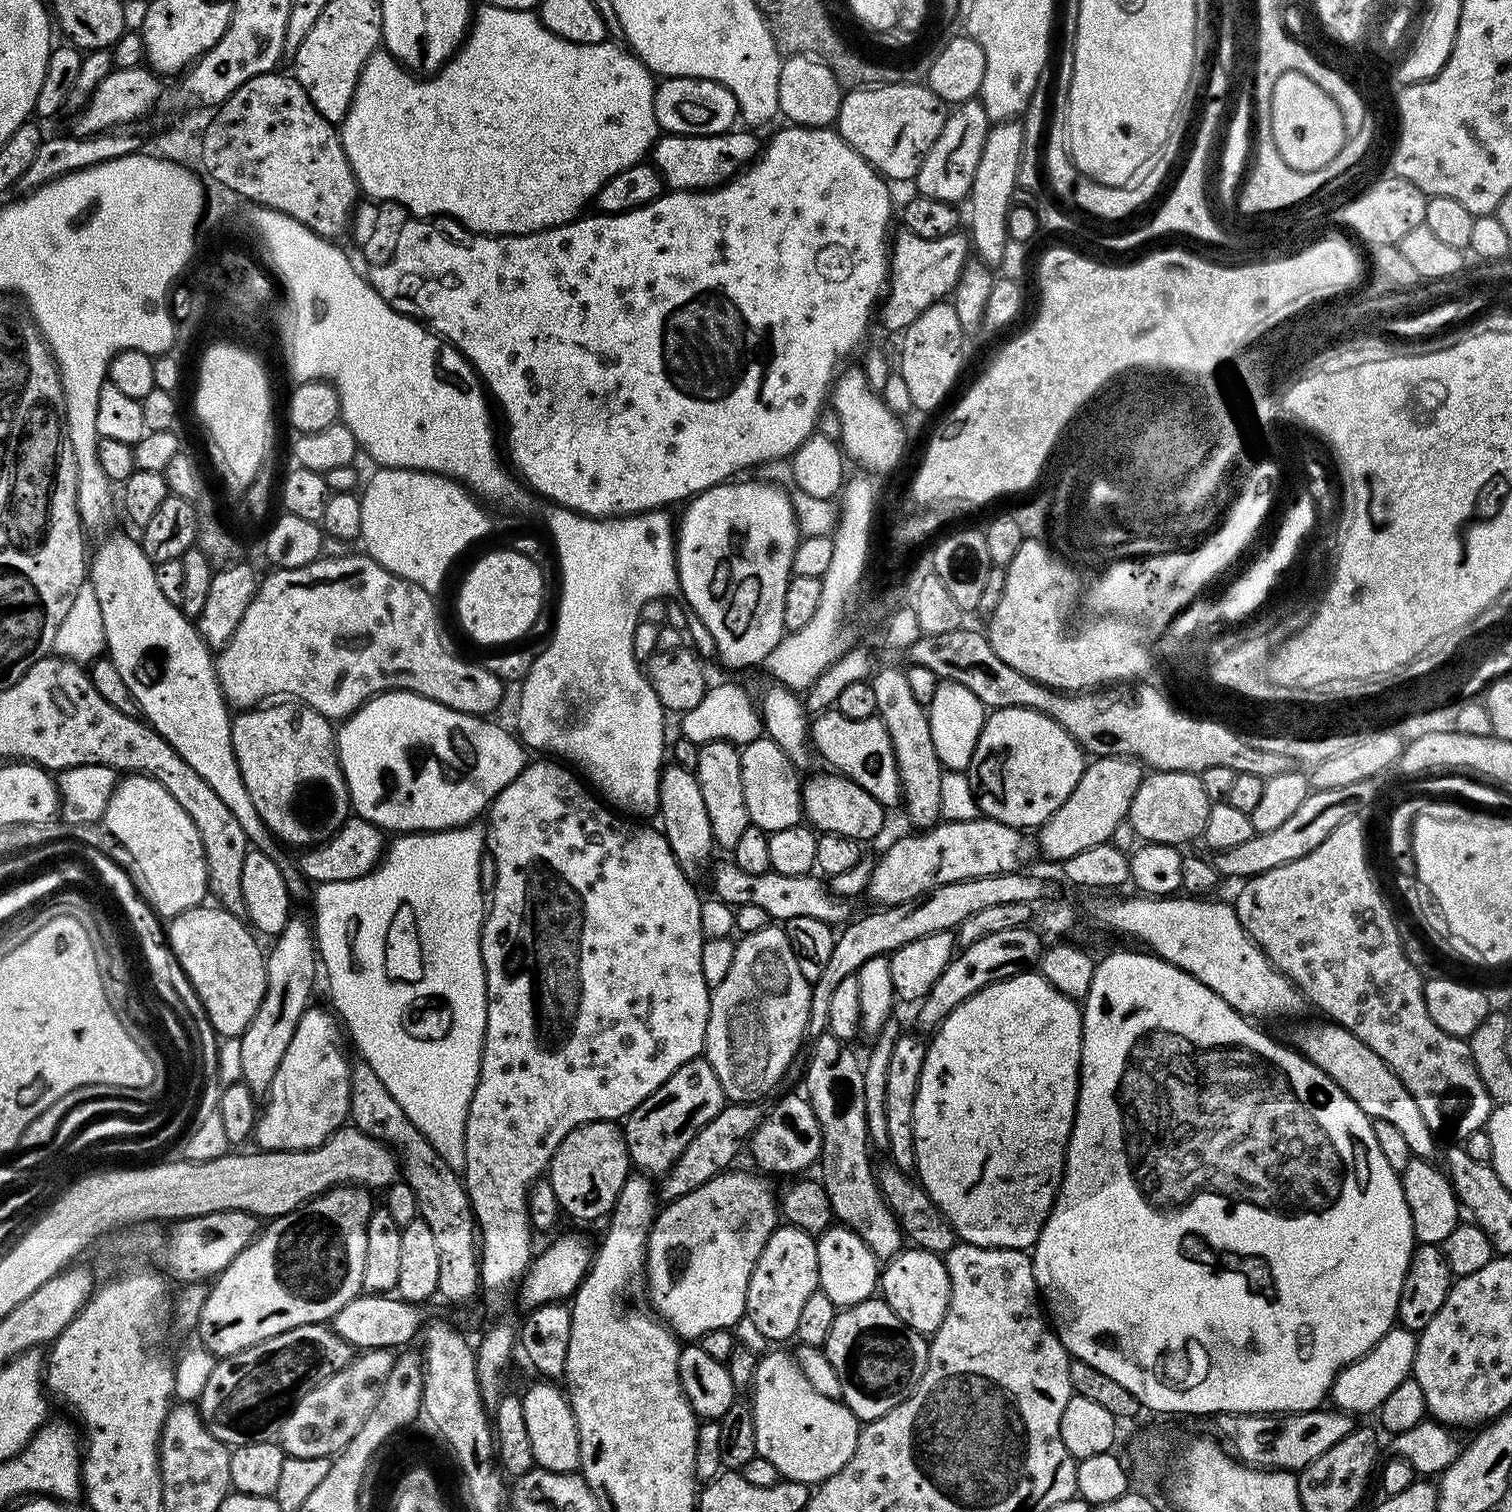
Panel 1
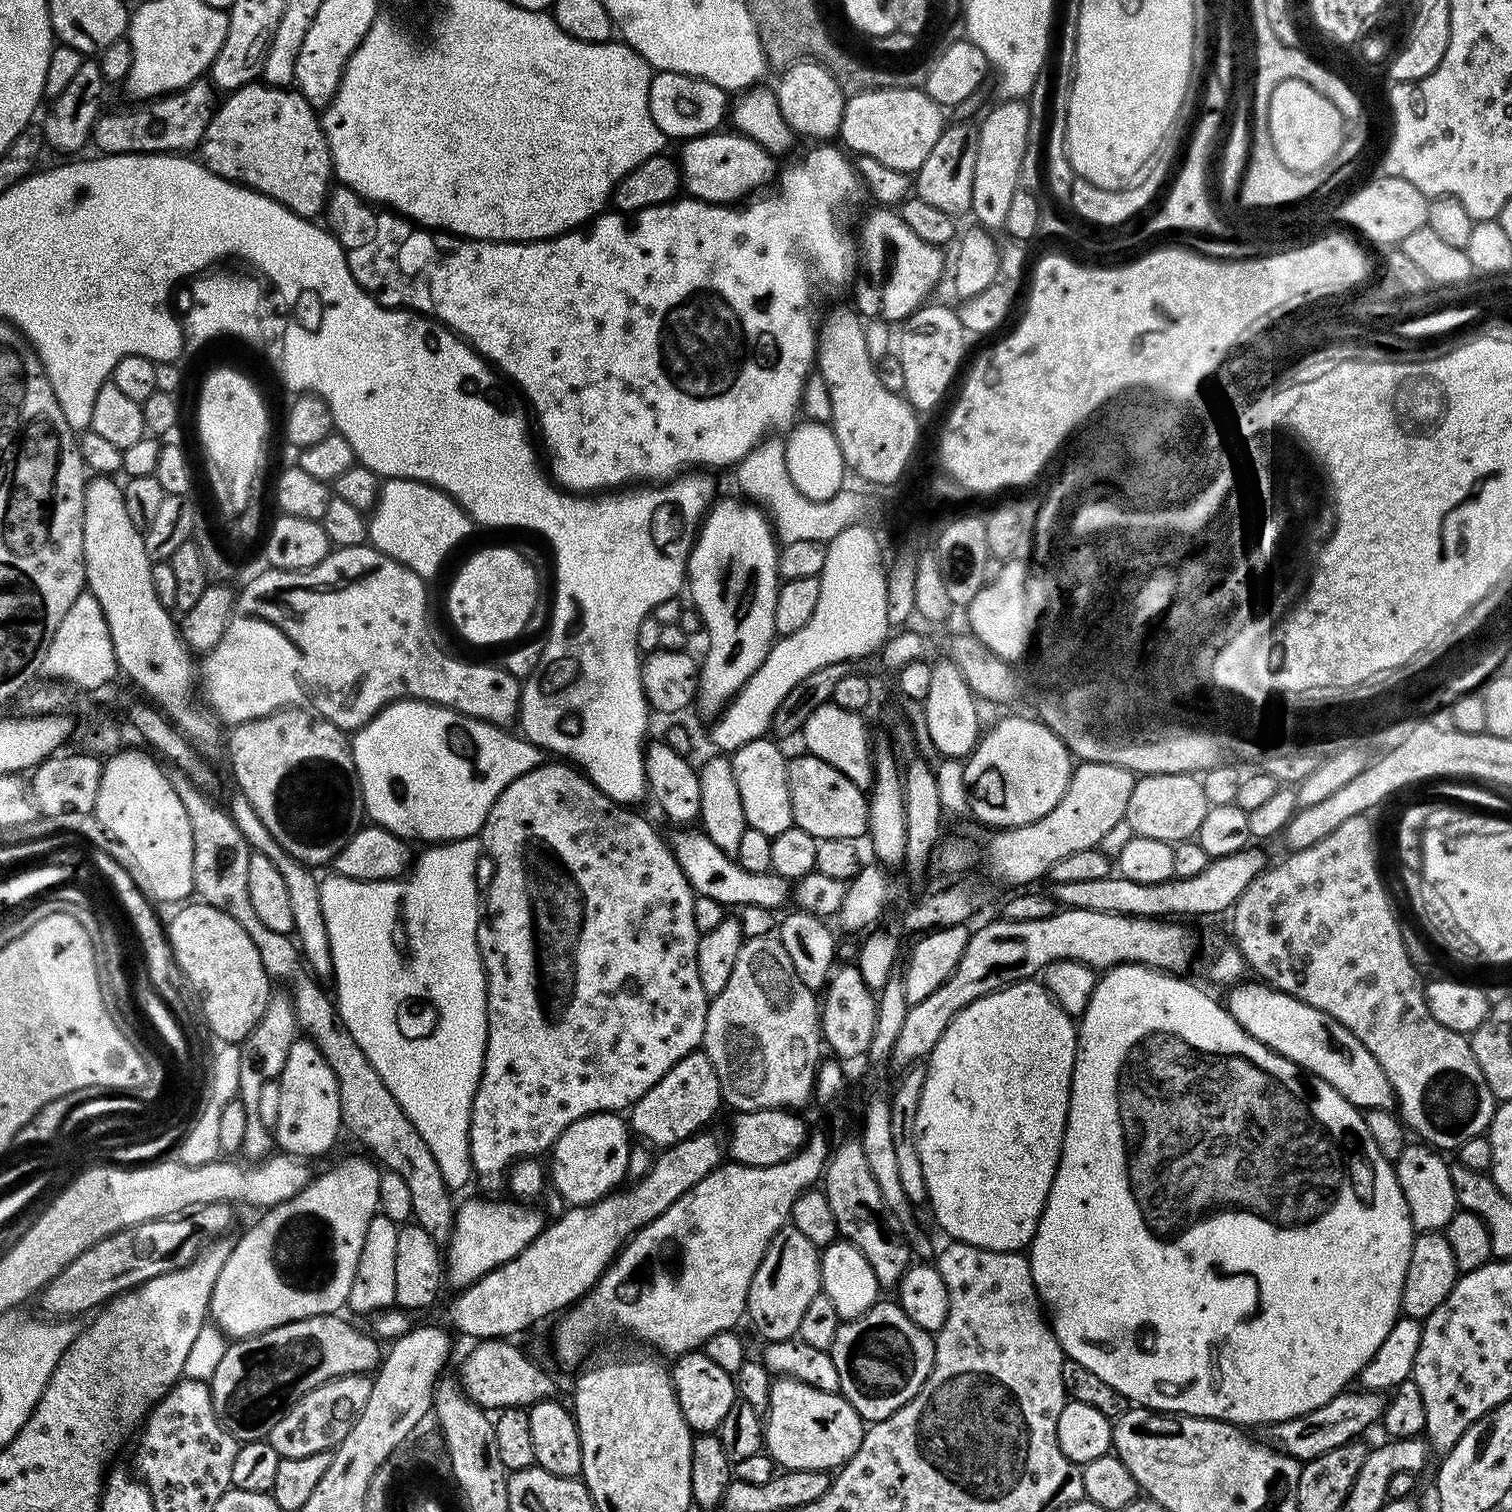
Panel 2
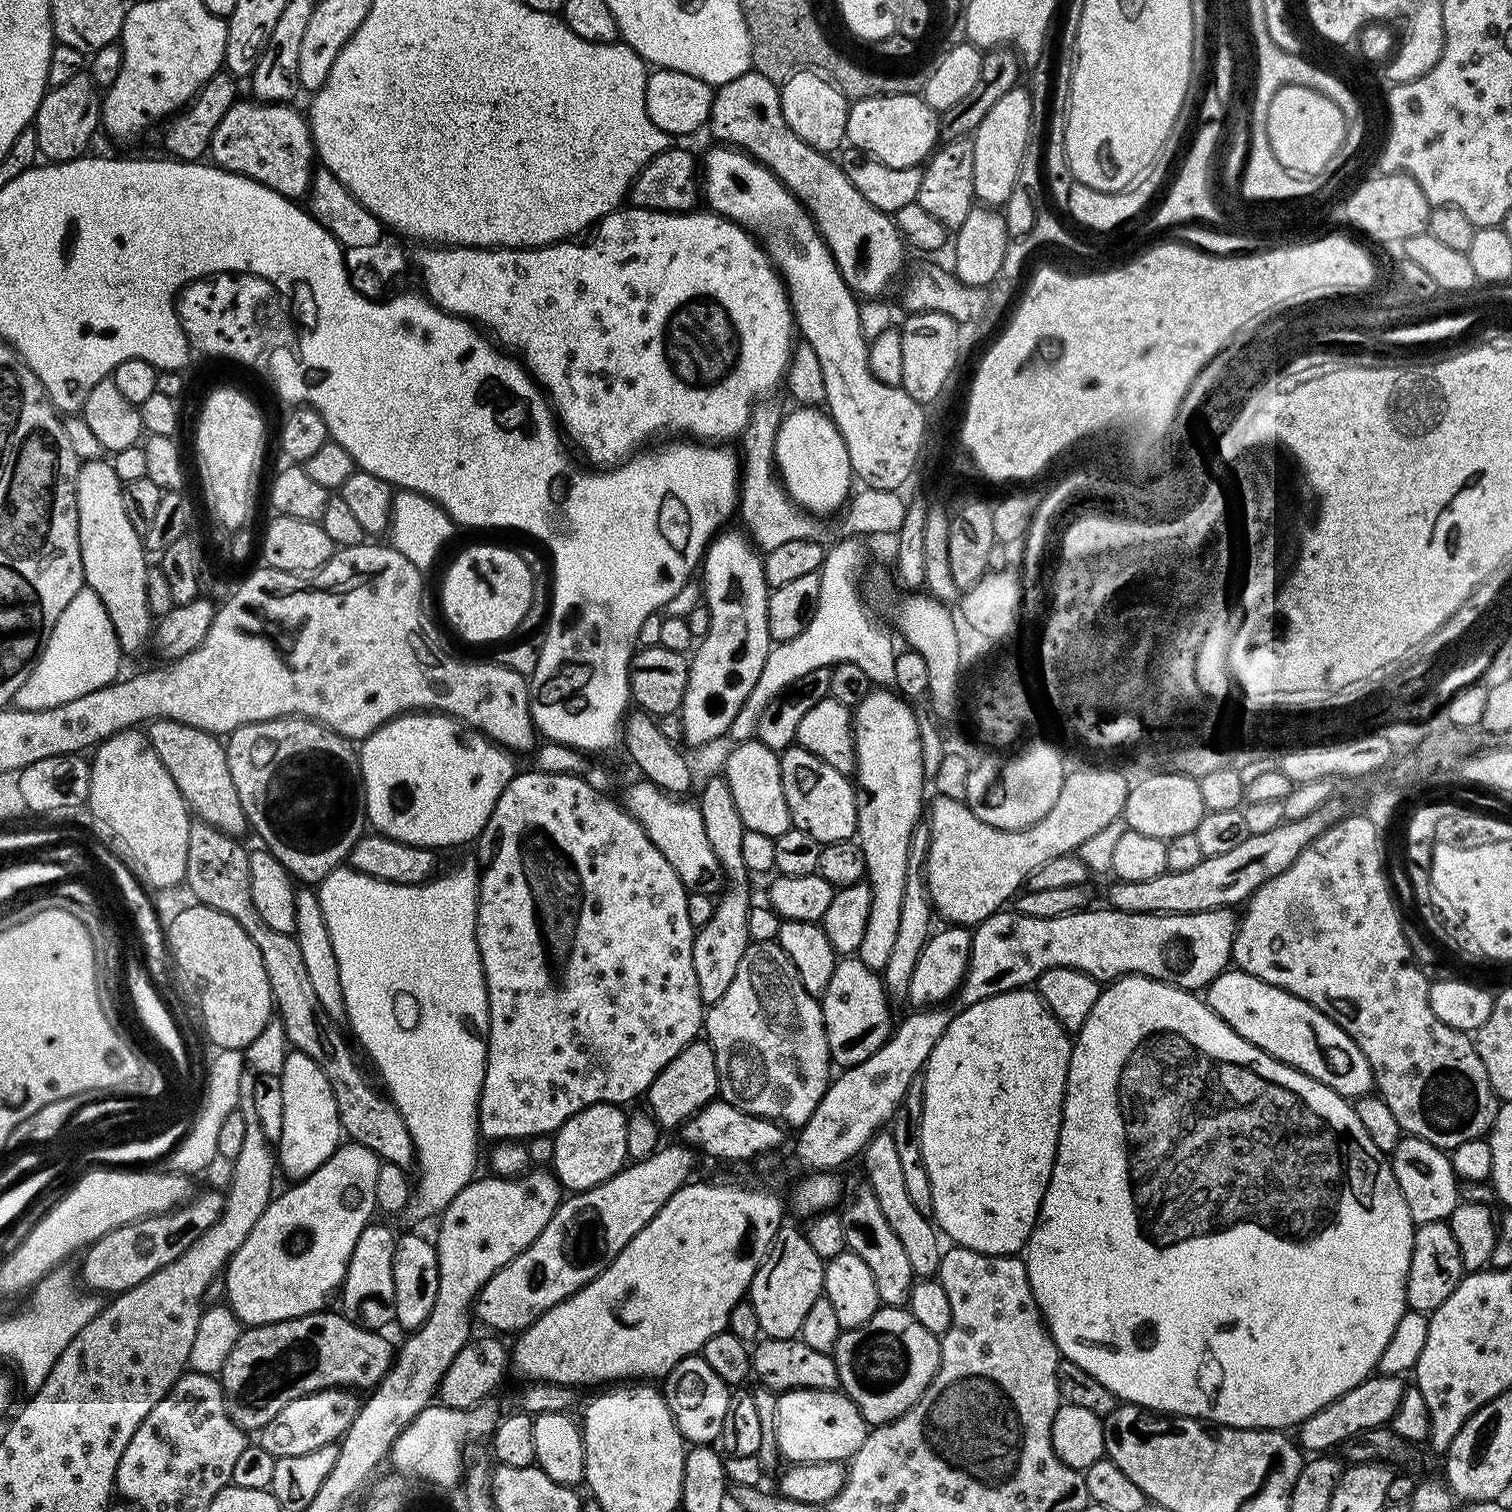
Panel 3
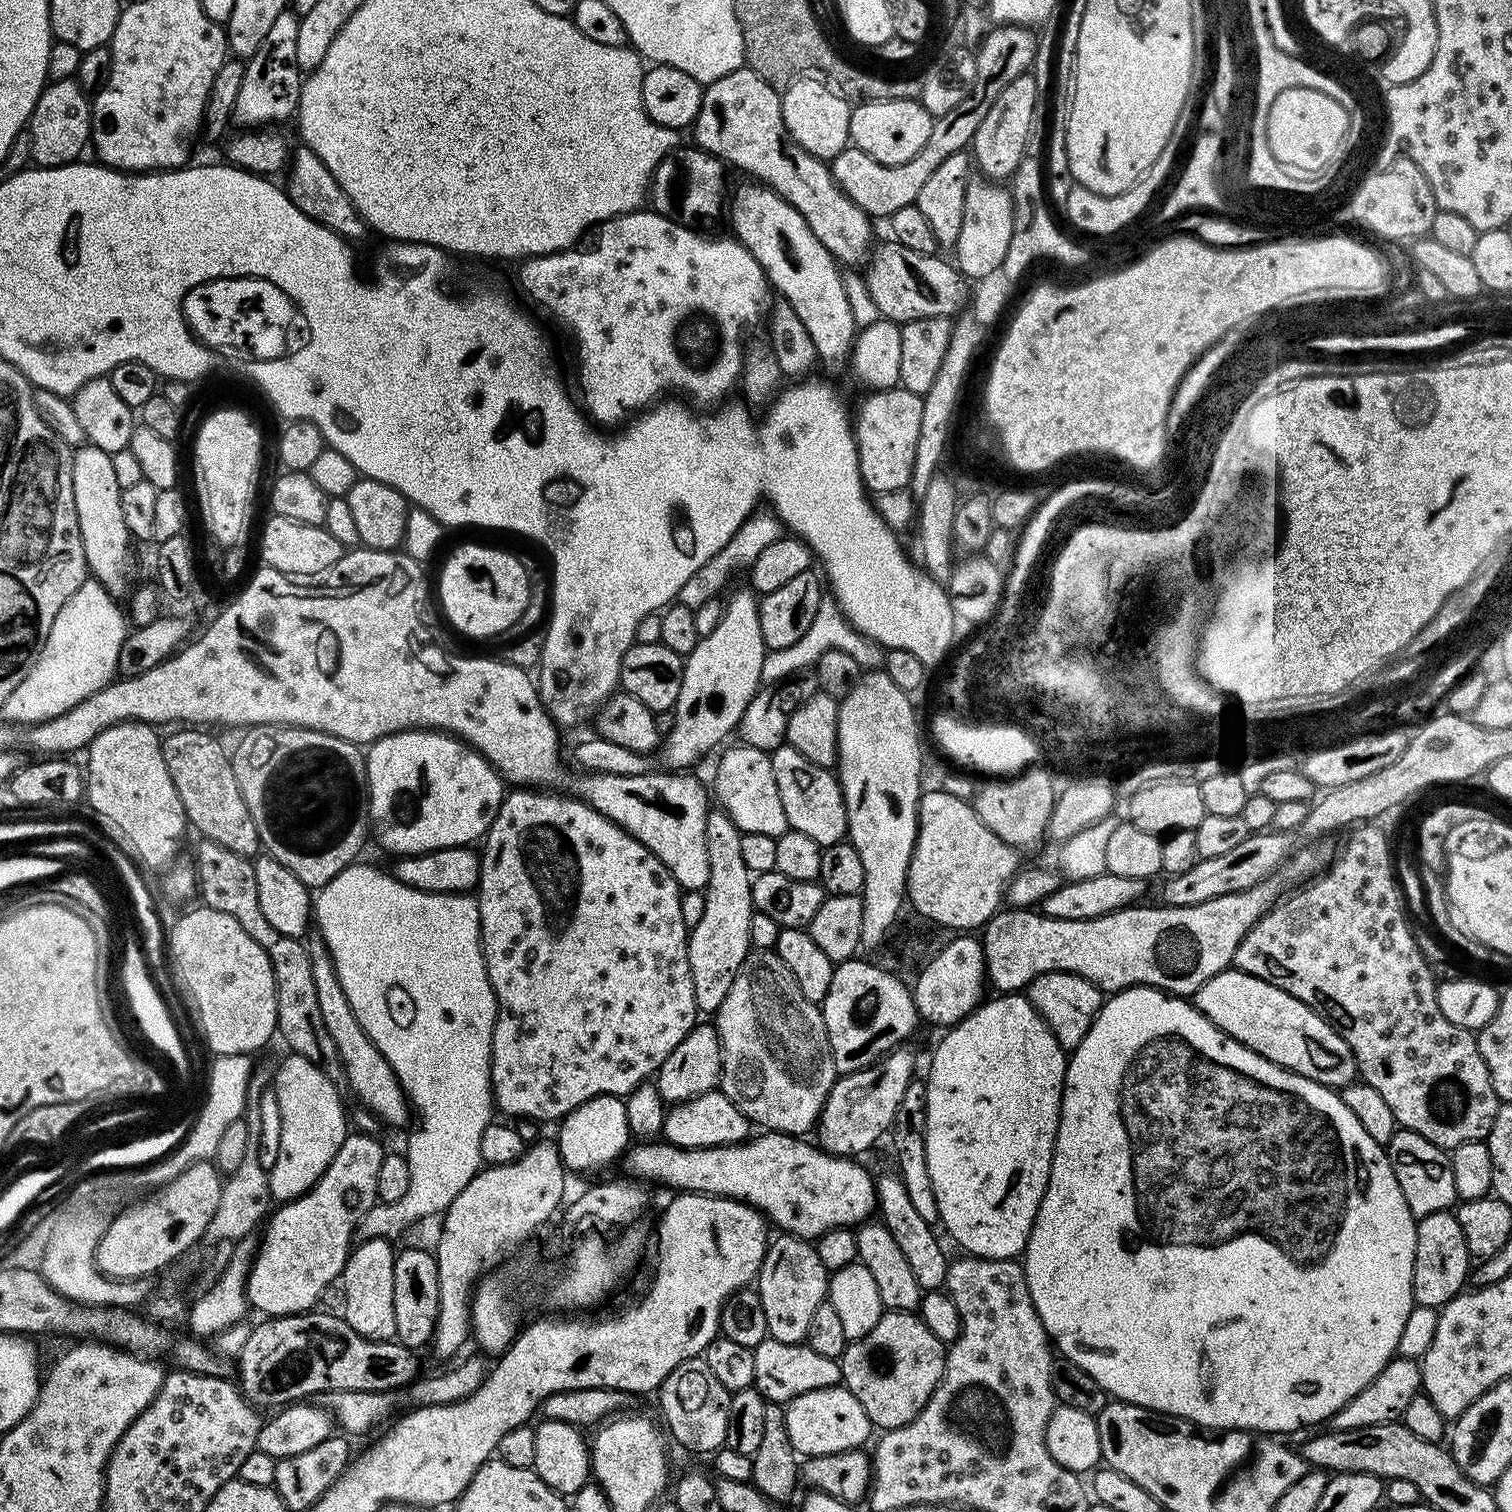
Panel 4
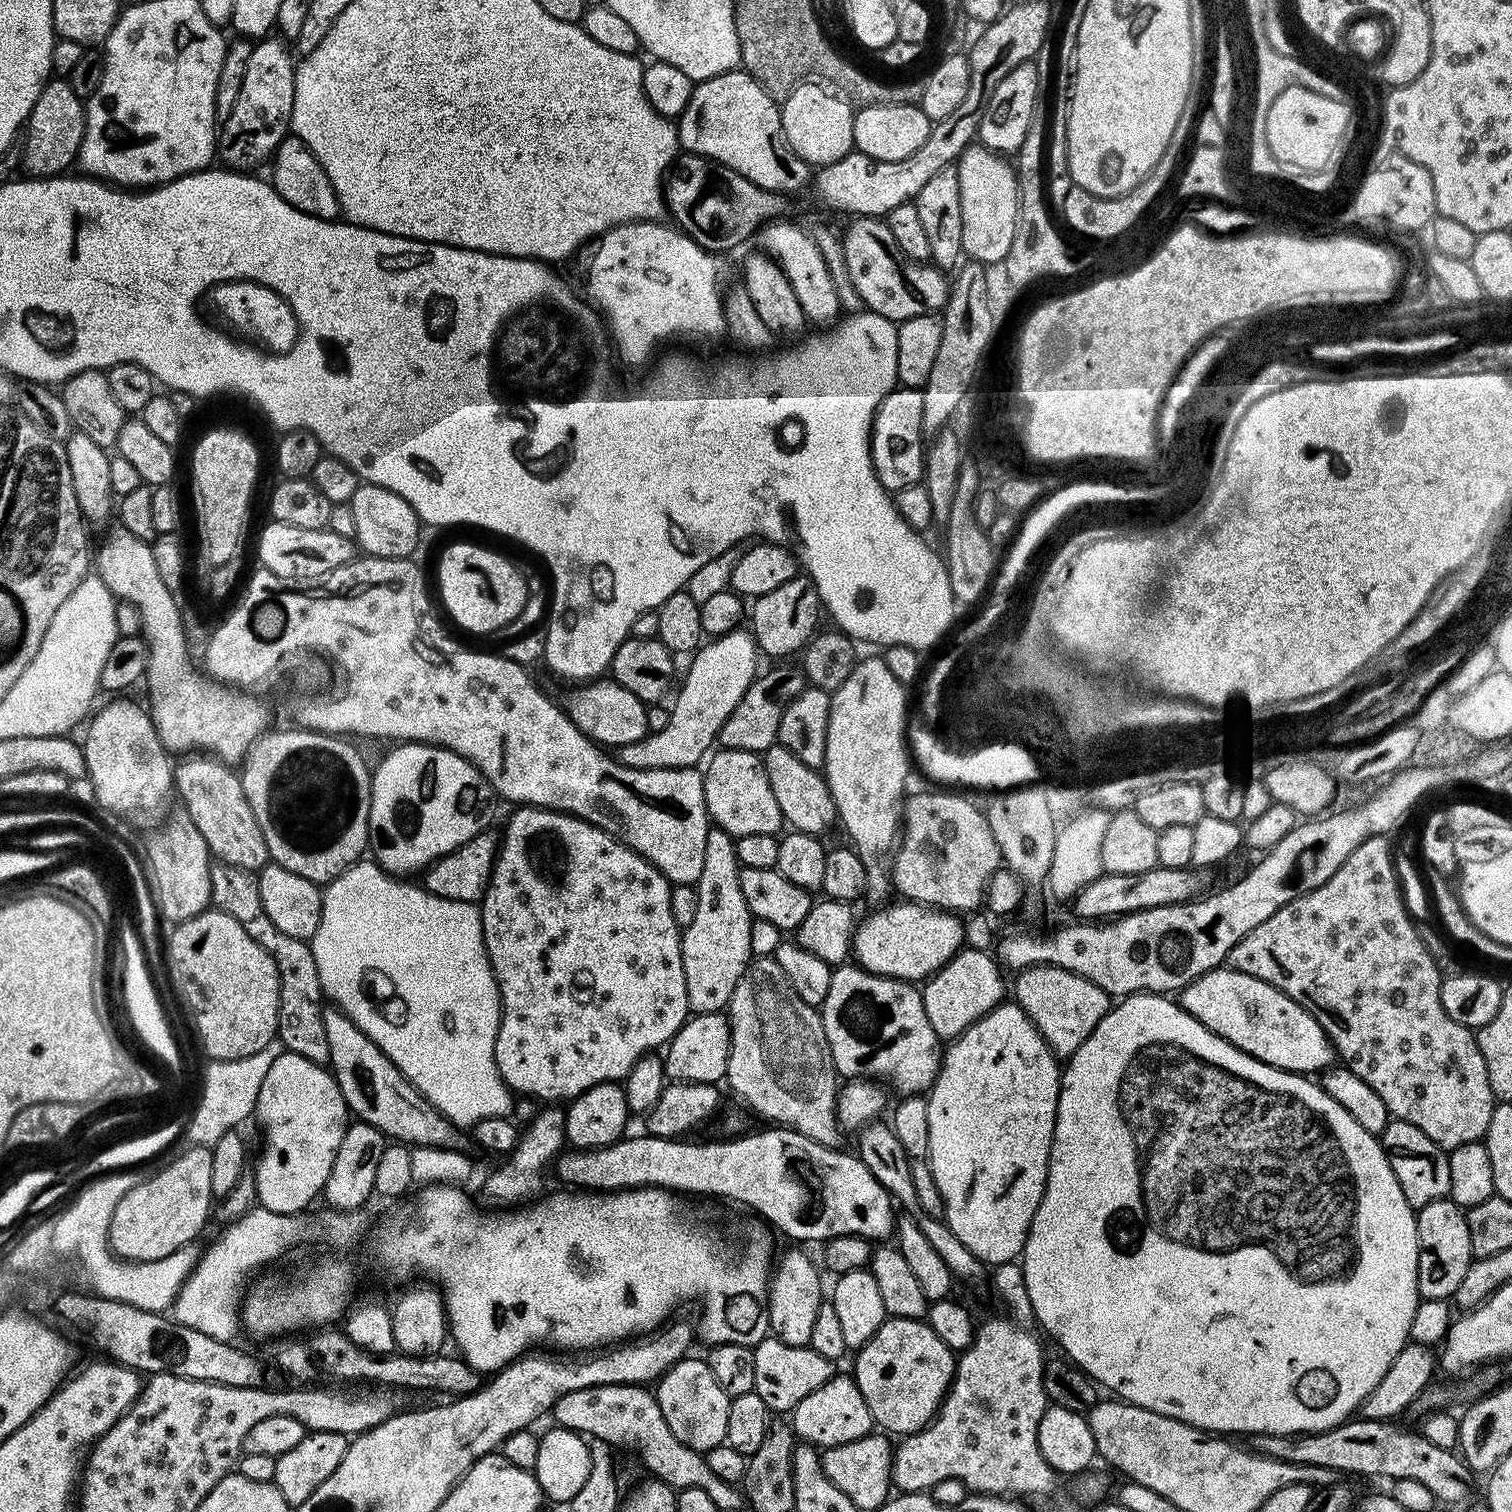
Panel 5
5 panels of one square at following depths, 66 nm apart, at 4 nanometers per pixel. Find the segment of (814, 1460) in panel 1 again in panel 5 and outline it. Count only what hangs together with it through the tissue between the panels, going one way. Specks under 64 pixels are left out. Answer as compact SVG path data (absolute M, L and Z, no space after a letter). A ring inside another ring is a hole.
M848 1374L833 1375L832 1380L826 1382L826 1386L818 1386L814 1394L802 1398L802 1402L798 1402L798 1406L790 1413L790 1425L803 1443L819 1446L821 1449L854 1442L869 1435L874 1428L866 1398L862 1398L862 1390L858 1390L855 1380Z

